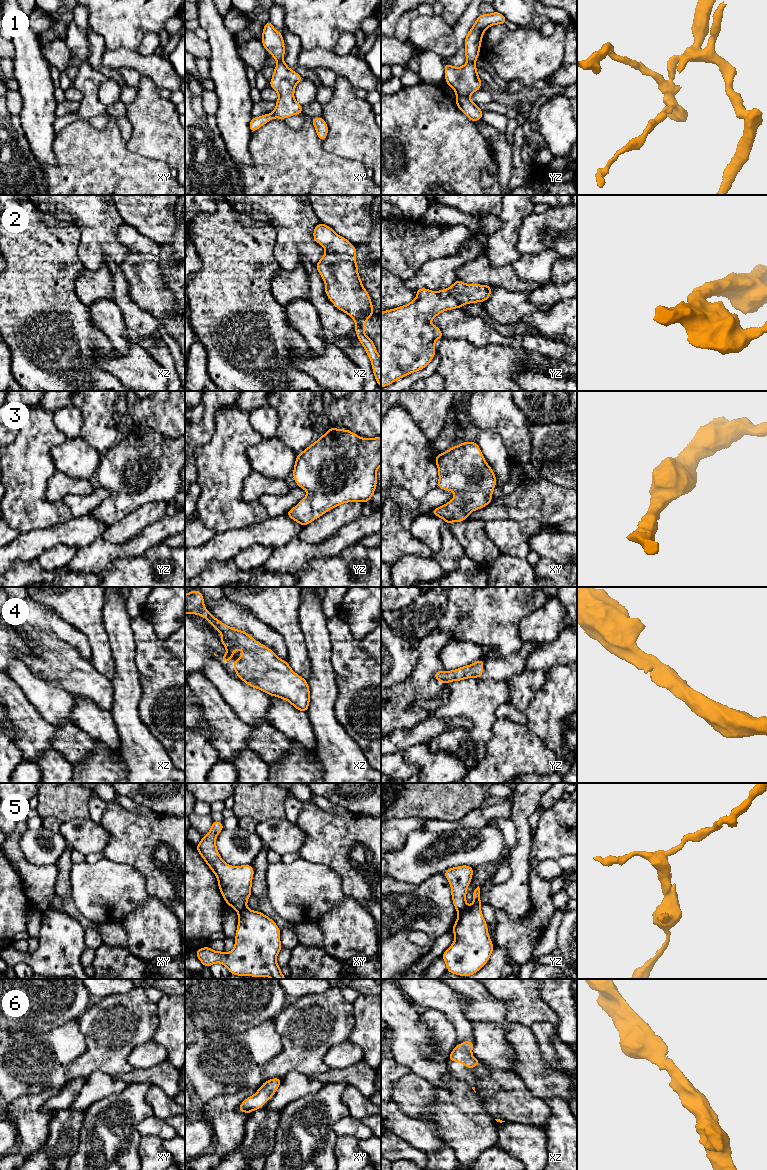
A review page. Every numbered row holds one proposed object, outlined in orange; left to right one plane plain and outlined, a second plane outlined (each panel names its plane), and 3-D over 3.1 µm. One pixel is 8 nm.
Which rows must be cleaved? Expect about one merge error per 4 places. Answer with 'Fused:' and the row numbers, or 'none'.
Fused: 1, 5

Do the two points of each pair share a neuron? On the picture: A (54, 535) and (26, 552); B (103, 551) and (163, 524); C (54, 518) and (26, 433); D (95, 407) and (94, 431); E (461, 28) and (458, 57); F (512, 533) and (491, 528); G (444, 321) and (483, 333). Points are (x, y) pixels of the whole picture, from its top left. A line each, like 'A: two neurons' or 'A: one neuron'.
A: one neuron
B: one neuron
C: one neuron
D: one neuron
E: one neuron
F: one neuron
G: one neuron

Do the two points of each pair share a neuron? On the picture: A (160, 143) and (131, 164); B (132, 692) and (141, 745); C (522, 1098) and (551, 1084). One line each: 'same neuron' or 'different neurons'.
A: different neurons
B: same neuron
C: different neurons

